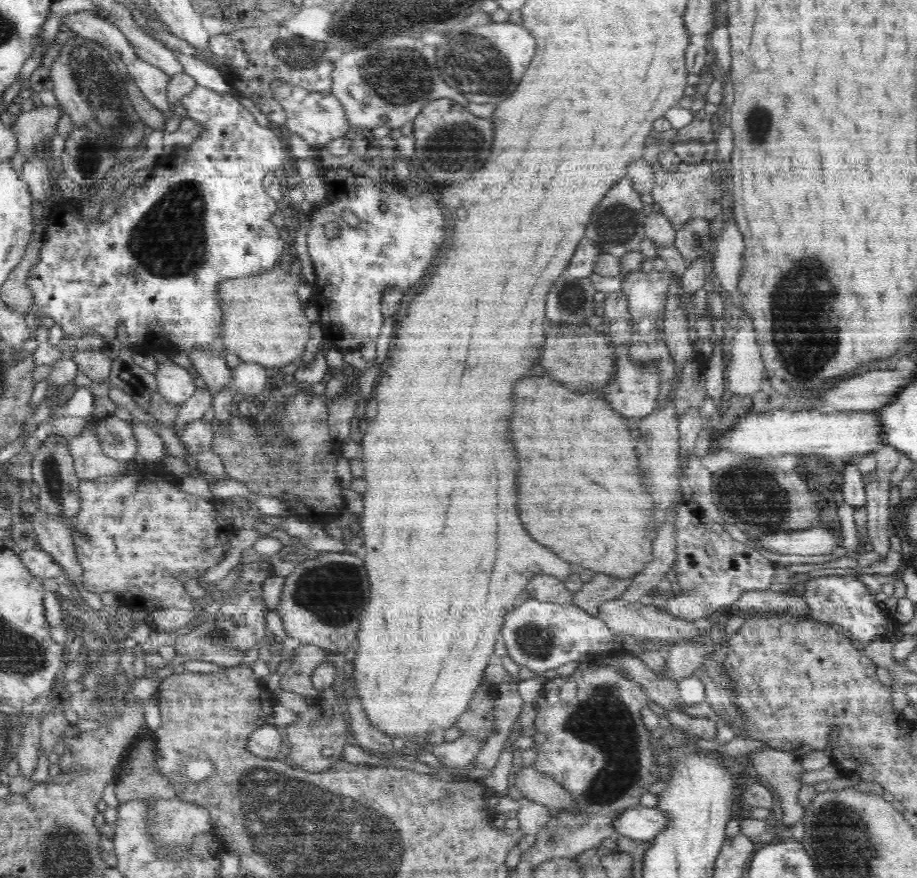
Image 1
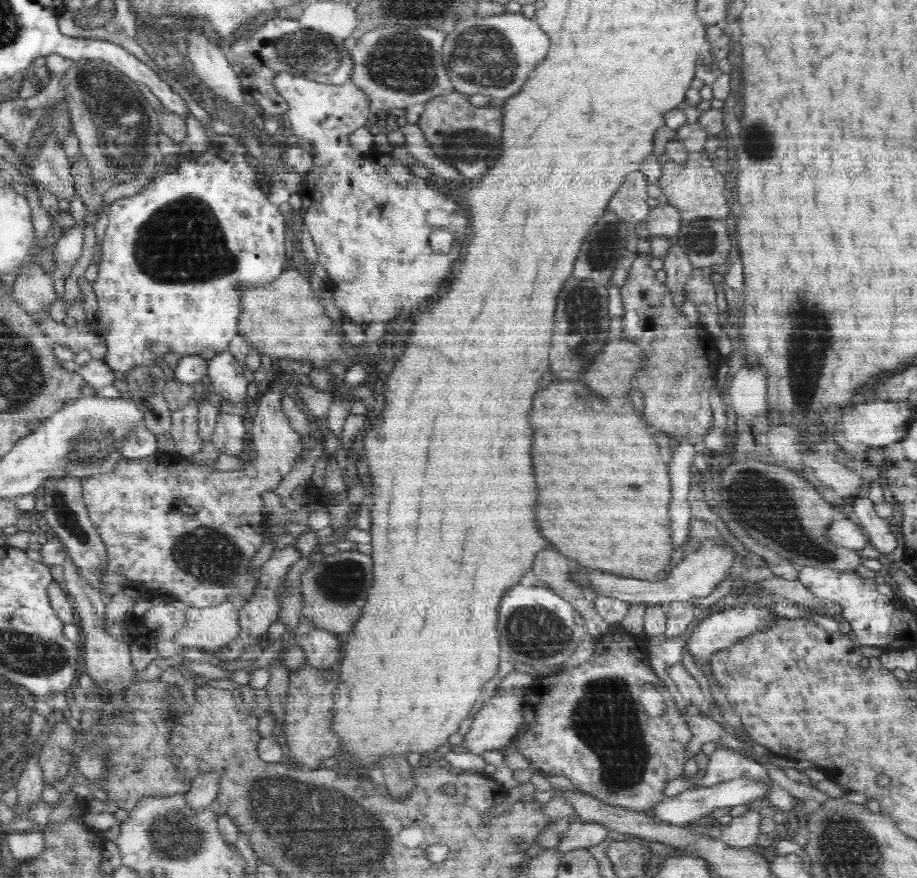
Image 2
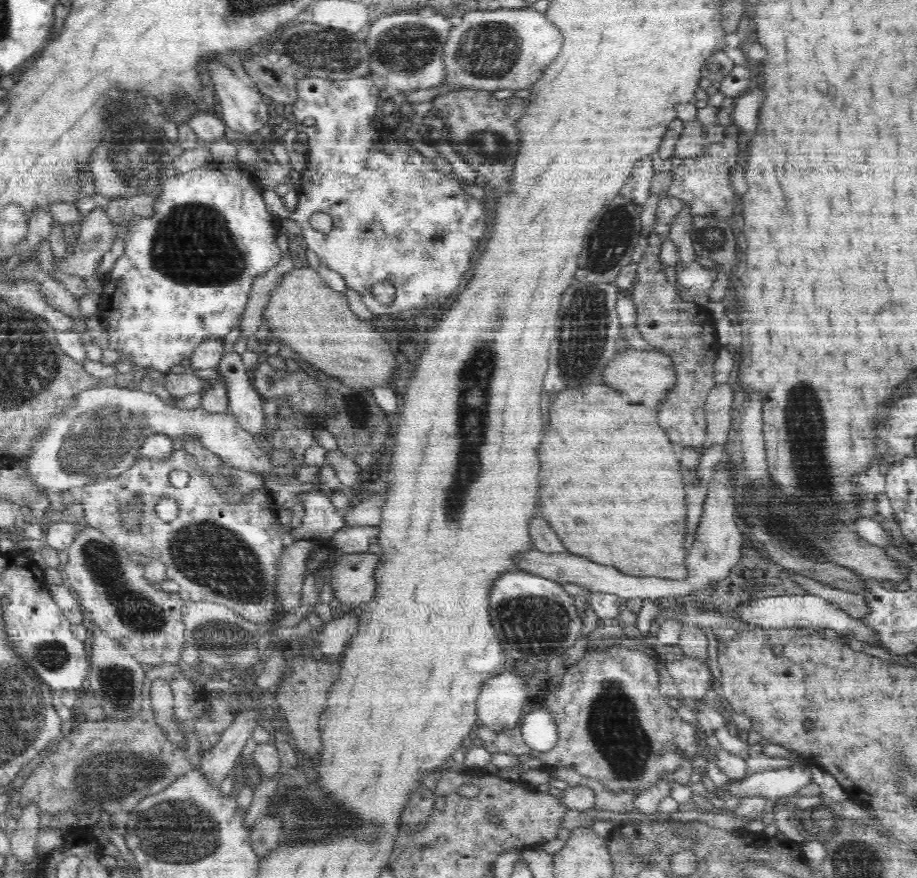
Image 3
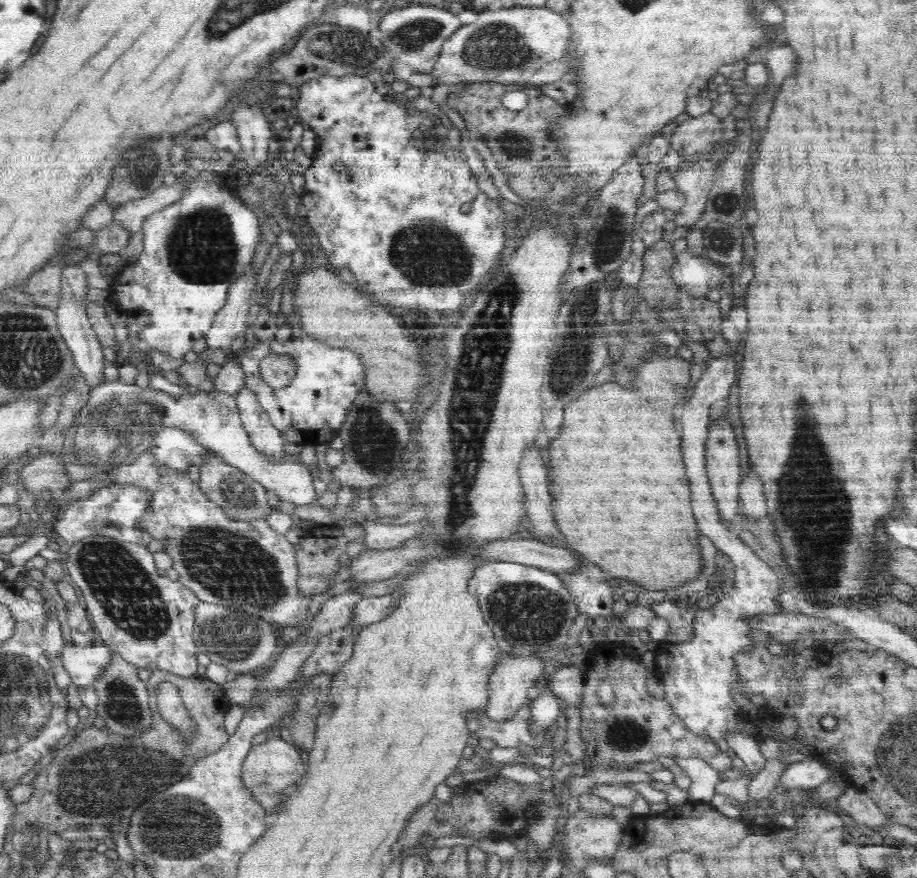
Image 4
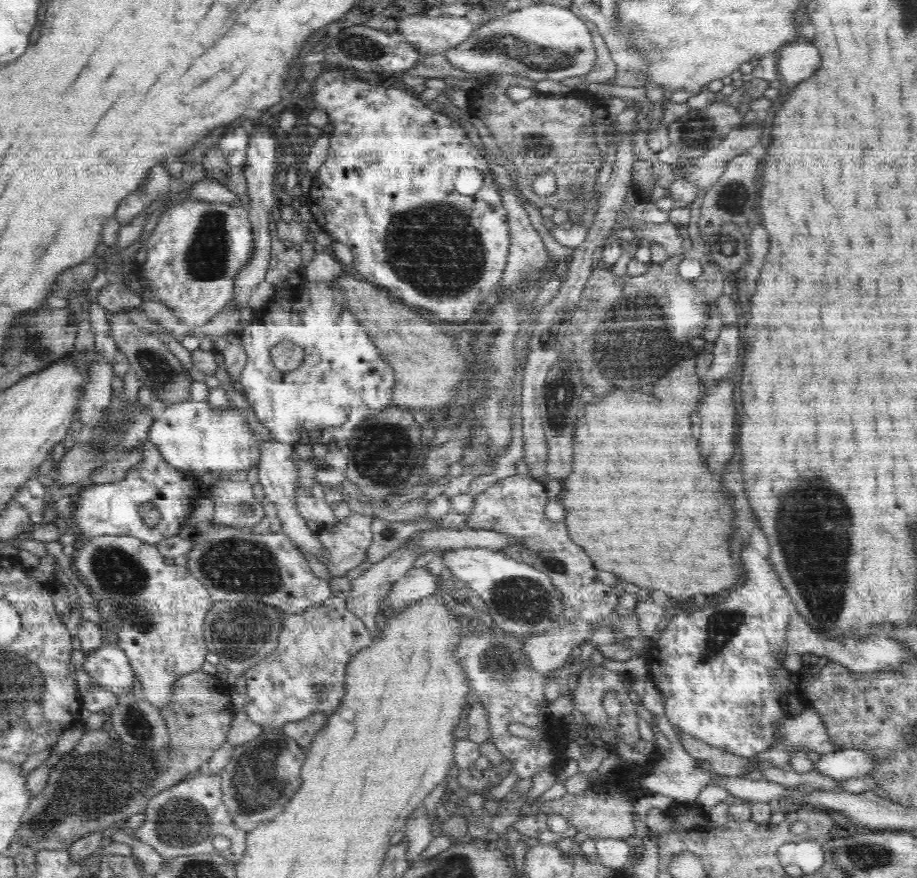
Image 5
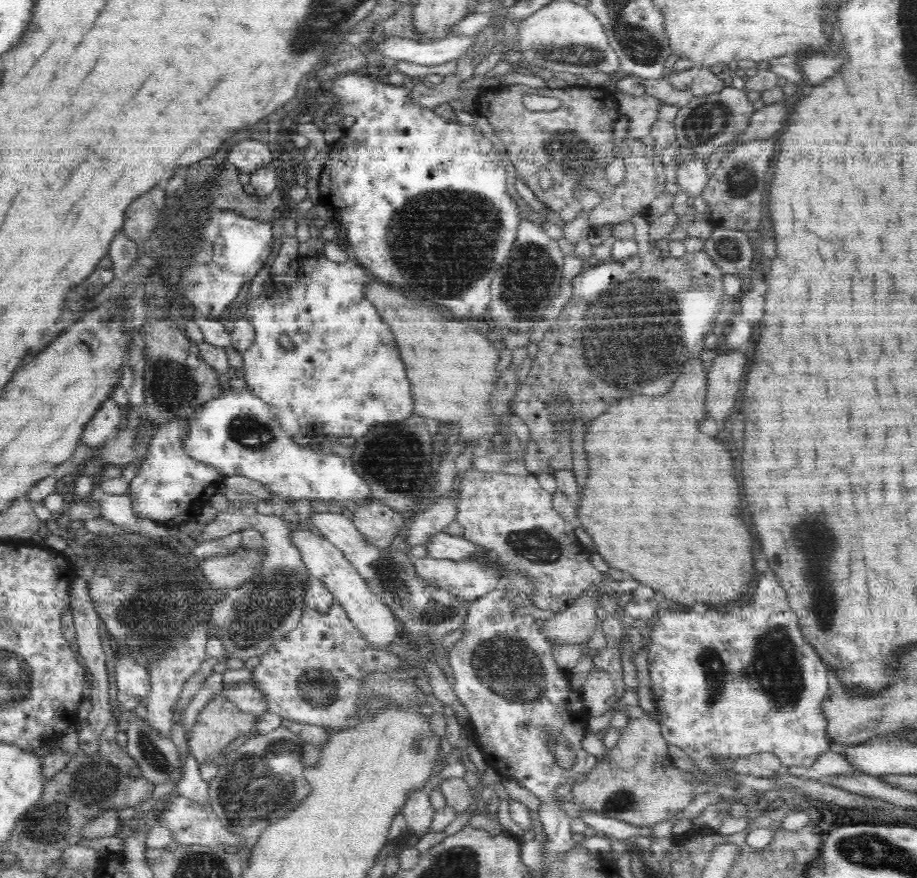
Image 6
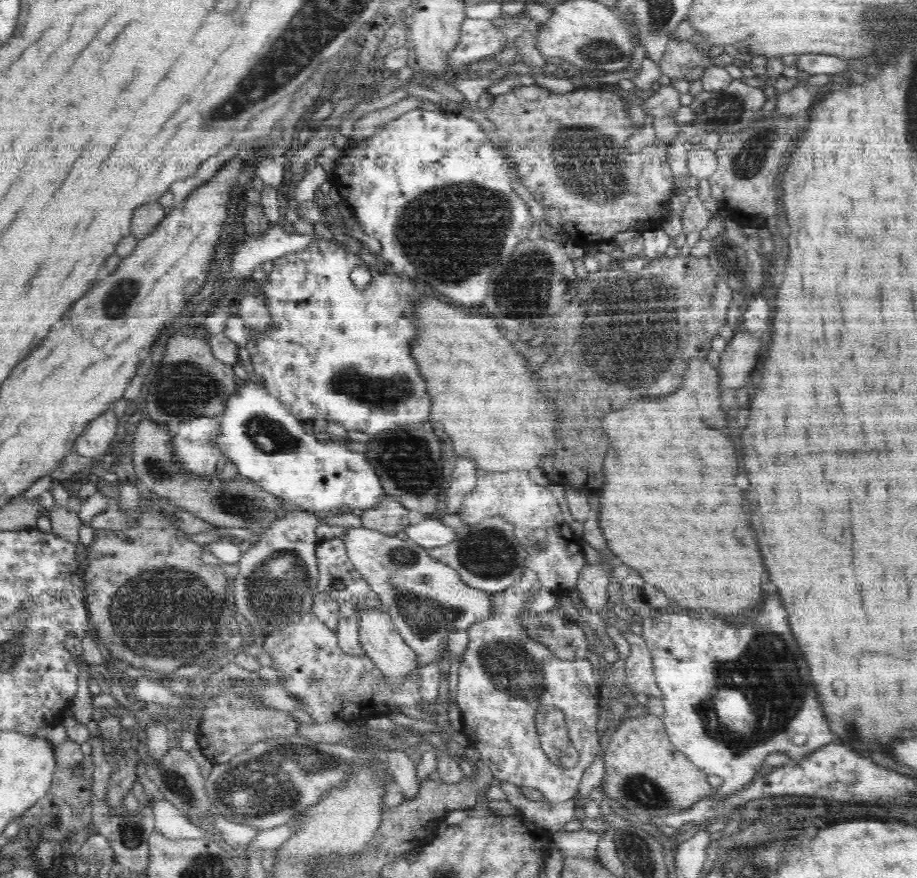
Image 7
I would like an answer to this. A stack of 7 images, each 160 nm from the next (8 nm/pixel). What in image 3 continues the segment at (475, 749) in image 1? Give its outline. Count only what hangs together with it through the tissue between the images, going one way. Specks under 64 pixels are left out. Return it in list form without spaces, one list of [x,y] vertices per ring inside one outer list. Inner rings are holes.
[[[505,670],[482,685],[477,719],[492,731],[510,730],[516,726],[522,708],[532,702],[526,681]]]

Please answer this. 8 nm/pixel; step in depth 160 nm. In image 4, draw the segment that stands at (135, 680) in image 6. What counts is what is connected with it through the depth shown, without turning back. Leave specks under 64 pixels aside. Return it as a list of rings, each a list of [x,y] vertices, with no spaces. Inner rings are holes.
[[[100,640],[91,643],[89,648],[66,643],[59,657],[72,684],[84,687],[90,686],[103,673],[103,668],[110,662],[111,654],[109,646]]]

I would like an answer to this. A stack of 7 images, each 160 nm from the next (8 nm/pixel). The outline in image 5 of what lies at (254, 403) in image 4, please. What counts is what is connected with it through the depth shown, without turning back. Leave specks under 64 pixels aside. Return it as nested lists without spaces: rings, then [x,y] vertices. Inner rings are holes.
[[[275,439],[261,440],[264,446],[264,452],[260,454],[259,482],[263,486],[263,492],[268,500],[271,500],[277,507],[277,516],[281,520],[281,530],[286,533],[286,538],[292,541],[292,544],[298,547],[298,550],[306,550],[312,553],[314,558],[320,562],[326,563],[327,549],[319,541],[316,533],[314,534],[305,523],[305,518],[297,509],[295,492],[298,480],[298,469],[296,459],[293,457],[293,447],[286,443],[281,443]]]

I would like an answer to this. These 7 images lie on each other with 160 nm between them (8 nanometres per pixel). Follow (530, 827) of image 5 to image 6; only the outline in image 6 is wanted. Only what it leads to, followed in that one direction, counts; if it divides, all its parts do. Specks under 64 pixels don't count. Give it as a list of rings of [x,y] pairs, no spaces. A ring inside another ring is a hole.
[[[582,813],[581,819],[586,826],[601,832],[613,840],[627,840],[632,837],[649,837],[651,827],[635,827],[614,818],[606,818],[604,814]]]

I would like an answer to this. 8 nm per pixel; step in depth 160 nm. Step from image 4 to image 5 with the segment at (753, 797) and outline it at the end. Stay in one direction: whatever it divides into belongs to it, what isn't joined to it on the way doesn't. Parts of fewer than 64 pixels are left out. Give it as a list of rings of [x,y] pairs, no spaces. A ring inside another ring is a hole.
[[[806,708],[798,716],[780,722],[776,744],[772,744],[764,752],[759,752],[754,758],[756,761],[790,771],[792,770],[790,754],[798,750],[805,750],[808,753],[818,752],[819,755],[836,750],[827,730],[823,727],[819,714],[813,708]]]

